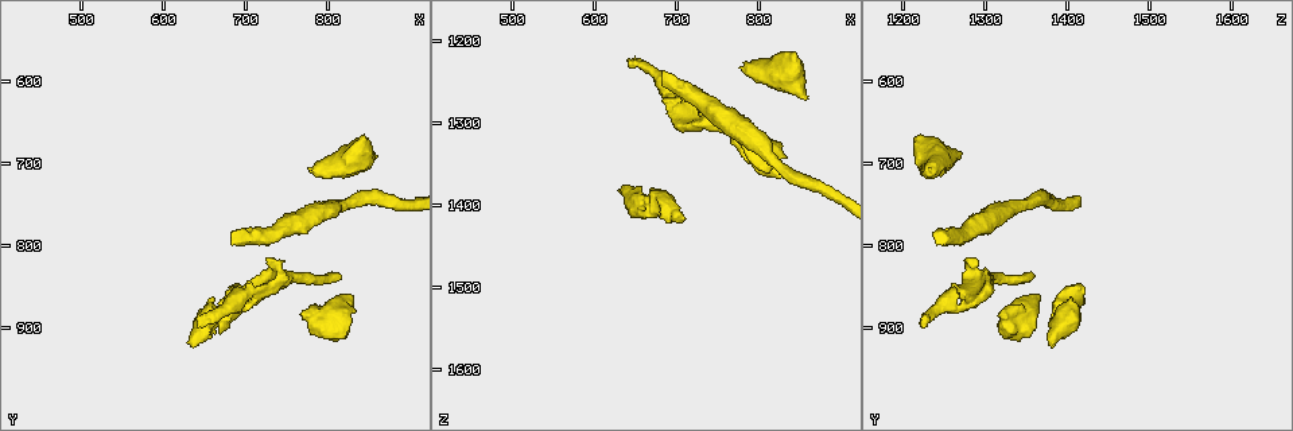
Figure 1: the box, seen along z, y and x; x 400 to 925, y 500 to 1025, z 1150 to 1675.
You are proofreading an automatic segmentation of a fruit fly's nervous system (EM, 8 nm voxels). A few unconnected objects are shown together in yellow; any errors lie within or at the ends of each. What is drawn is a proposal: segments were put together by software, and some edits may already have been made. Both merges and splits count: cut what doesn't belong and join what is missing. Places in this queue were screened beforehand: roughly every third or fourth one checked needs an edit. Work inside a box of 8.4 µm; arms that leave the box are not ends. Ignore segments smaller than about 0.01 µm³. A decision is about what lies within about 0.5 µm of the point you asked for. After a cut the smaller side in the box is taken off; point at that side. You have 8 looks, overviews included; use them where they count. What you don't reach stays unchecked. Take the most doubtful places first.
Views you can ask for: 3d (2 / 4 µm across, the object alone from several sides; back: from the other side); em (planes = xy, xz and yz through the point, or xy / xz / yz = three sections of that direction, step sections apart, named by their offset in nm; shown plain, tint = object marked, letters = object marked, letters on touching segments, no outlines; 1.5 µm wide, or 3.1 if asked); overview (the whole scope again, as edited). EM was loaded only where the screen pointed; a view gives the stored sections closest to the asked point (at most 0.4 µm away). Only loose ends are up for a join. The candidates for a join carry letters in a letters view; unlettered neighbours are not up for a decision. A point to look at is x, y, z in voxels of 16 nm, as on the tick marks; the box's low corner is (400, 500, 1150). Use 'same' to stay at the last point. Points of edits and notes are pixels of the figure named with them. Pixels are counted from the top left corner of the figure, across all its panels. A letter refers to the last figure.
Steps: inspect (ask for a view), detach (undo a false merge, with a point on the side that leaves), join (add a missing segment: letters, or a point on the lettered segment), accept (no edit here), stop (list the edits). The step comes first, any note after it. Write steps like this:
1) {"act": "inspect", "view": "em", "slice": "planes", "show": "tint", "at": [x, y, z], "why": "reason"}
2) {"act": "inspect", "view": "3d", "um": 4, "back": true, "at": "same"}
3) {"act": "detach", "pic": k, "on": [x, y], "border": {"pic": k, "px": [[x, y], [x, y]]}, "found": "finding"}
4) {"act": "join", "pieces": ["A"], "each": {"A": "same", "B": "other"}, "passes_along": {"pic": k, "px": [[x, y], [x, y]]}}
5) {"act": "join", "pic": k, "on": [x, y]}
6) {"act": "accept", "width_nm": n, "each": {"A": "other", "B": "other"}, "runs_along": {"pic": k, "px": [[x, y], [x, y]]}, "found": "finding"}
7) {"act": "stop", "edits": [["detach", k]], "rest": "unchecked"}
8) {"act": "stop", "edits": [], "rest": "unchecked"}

{"act": "inspect", "view": "em", "slice": "planes", "show": "tint", "at": [645, 900, 1220], "why": "an open end"}

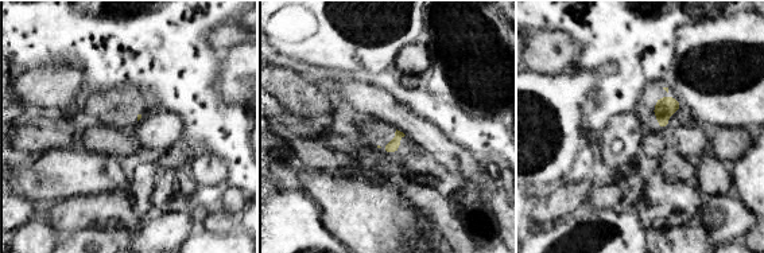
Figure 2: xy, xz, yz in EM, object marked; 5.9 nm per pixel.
{"act": "inspect", "view": "em", "slice": "planes", "show": "letters", "at": "same"}

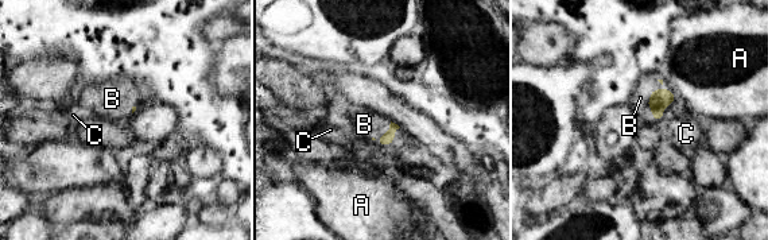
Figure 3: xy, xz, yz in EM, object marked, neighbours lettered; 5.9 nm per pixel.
{"act": "join", "pieces": ["B"], "each": {"A": "other", "B": "same", "C": "other"}, "found": "it goes on there"}

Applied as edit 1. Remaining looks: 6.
{"act": "inspect", "view": "3d", "um": 4, "at": [800, 700, 1235], "why": "calibre changes"}

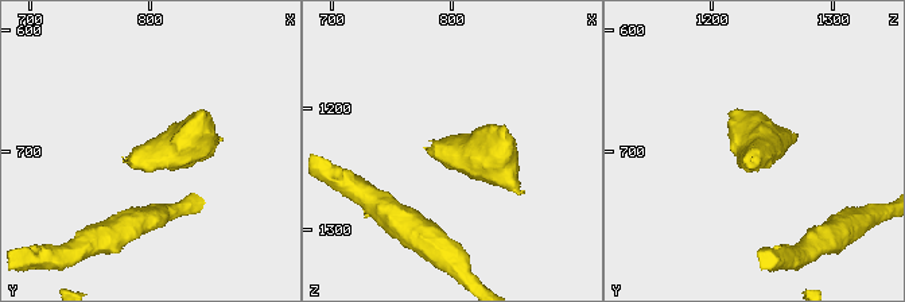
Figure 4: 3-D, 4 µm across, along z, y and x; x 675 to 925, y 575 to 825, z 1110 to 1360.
{"act": "inspect", "view": "em", "slice": "planes", "show": "tint", "at": [798, 706, 1234], "why": "shape alone is not enough"}

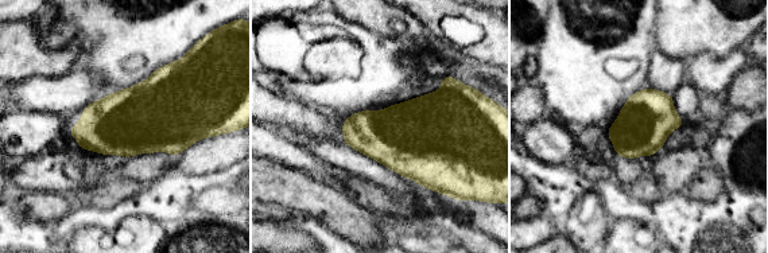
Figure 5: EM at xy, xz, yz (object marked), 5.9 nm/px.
{"act": "inspect", "view": "em", "slice": "planes", "show": "letters", "at": "same"}

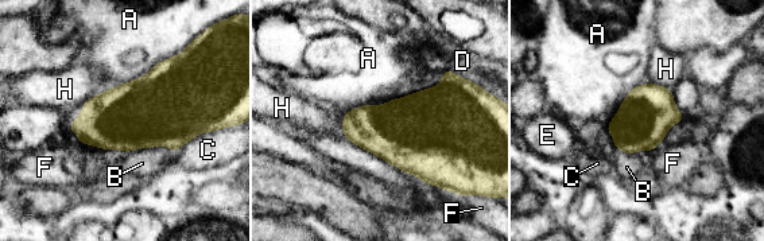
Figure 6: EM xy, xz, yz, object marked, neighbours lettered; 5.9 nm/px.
{"act": "accept", "longest_contact_nm": ["A", 240], "each": {"A": "other", "B": "other", "C": "other", "D": "other", "E": "other", "F": "other", "H": "other"}, "border": {"pic": 6, "px": [[140, 76], [105, 90]]}, "found": "continuous, no second cell"}

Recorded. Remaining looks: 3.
{"act": "inspect", "view": "em", "slice": "yz", "step": 4, "show": "tint", "at": [685, 785, 1240], "why": "an open end"}

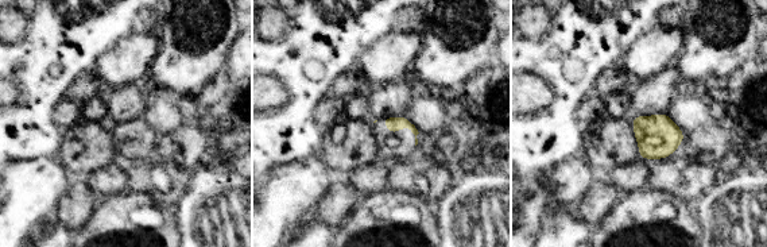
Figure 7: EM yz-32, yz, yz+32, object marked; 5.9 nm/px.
{"act": "inspect", "view": "em", "slice": "planes", "show": "letters", "at": "same"}

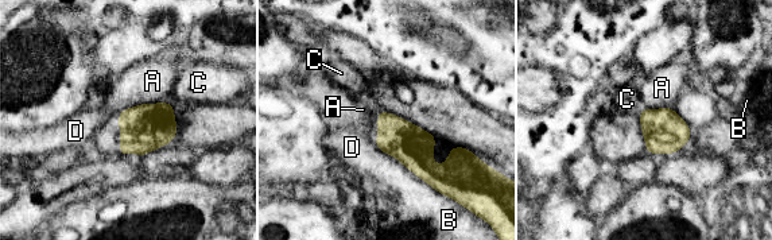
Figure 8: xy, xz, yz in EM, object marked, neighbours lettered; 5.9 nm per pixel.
{"act": "accept", "width_nm": 220, "each": {"A": "other", "B": "other", "C": "other", "D": "other"}, "found": "no lettered segment goes on from it"}

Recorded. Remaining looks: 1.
{"act": "stop", "edits": [["join", 3]], "rest": "unchecked"}

